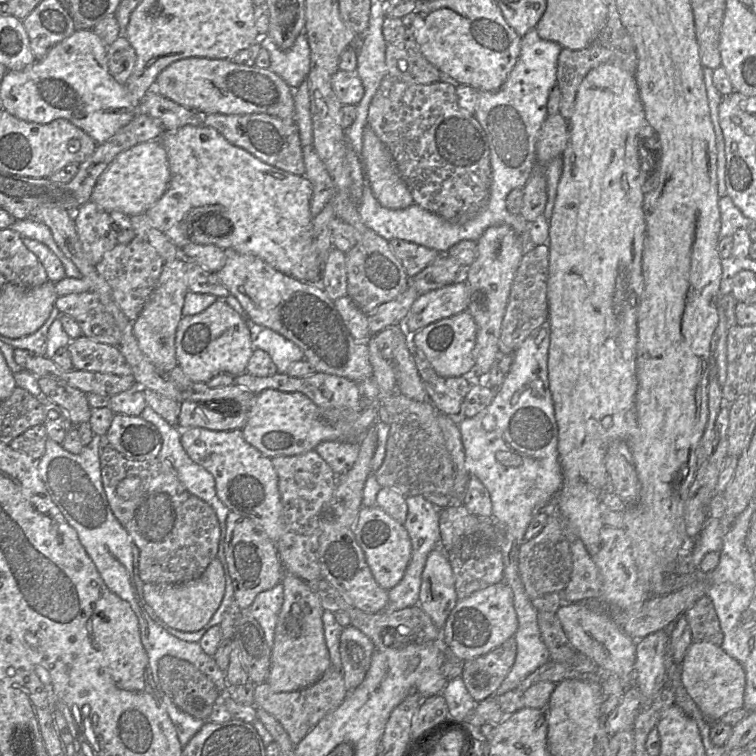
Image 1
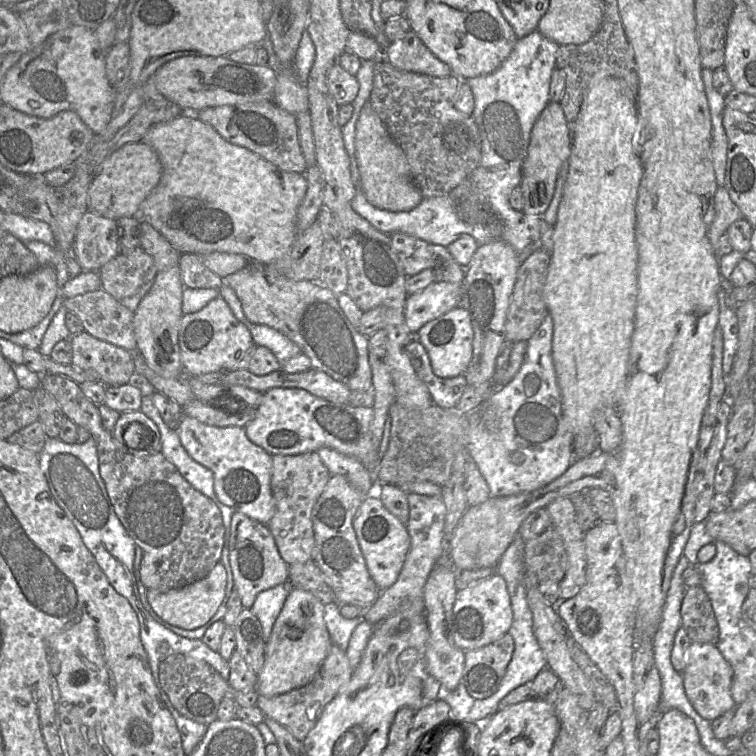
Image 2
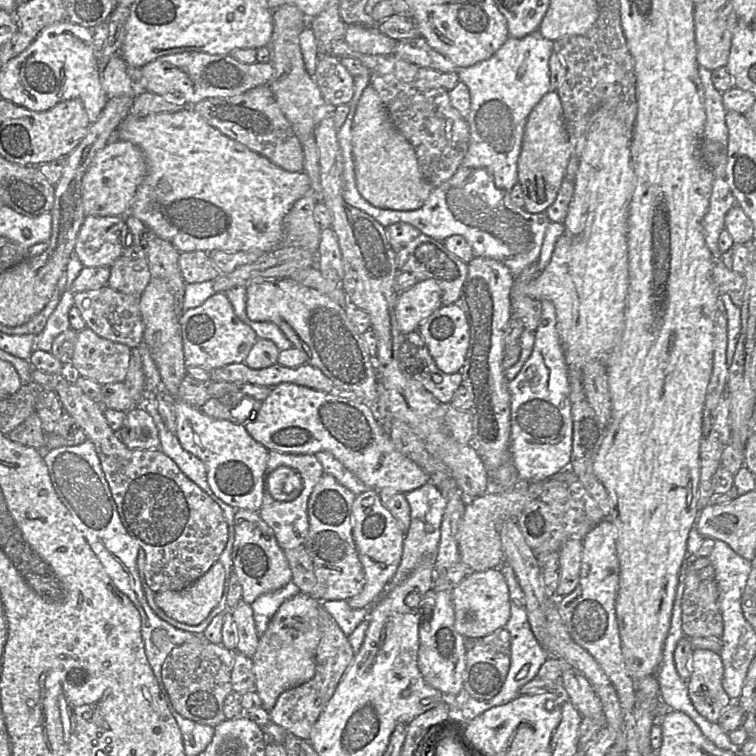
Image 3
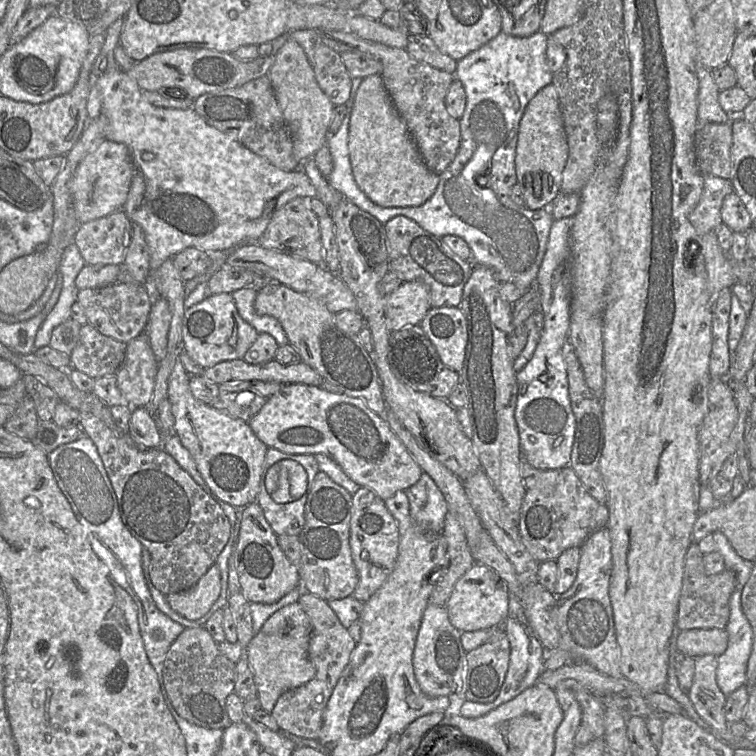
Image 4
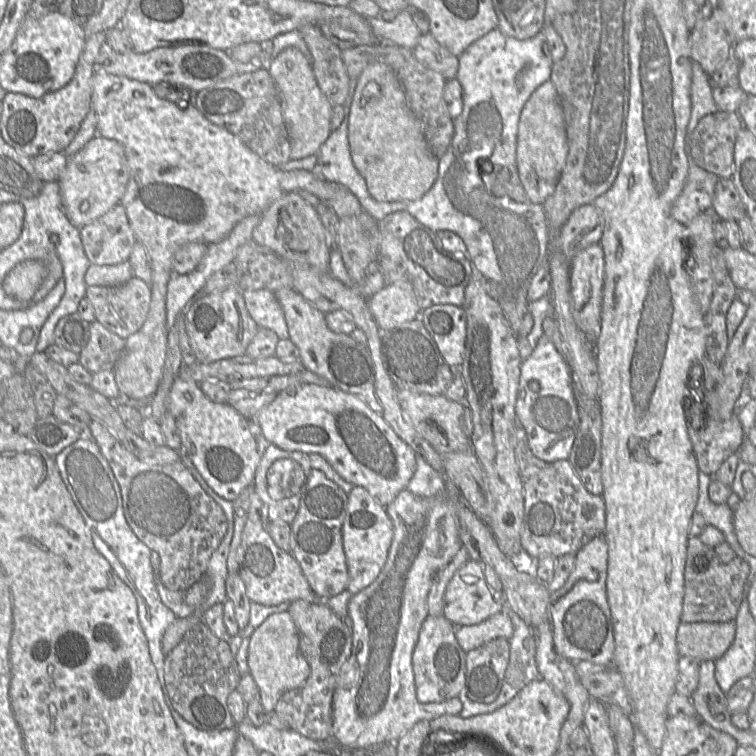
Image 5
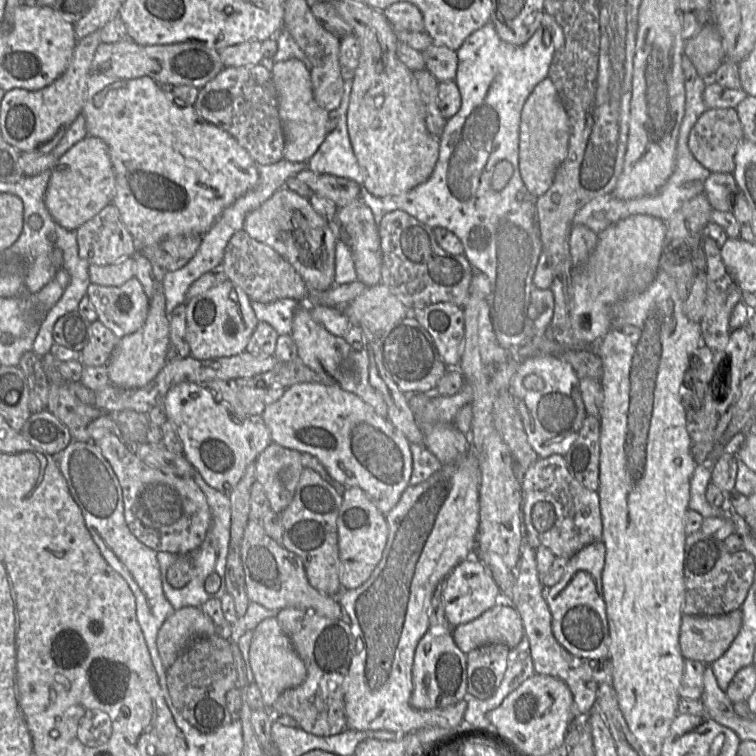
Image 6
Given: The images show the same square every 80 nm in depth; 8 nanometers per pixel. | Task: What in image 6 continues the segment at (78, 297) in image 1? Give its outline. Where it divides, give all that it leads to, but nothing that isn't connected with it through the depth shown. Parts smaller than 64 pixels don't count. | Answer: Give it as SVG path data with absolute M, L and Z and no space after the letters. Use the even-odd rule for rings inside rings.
M136 277L120 286L90 283L86 295L95 309L97 320L110 329L118 340L139 330L145 323L150 300ZM121 295L127 295L131 301L128 311L122 311L117 306Z

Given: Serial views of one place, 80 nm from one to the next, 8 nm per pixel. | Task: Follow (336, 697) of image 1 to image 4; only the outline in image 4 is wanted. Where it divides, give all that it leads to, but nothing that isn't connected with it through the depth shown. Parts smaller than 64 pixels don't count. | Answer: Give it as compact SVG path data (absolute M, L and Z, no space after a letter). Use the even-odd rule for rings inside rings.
M303 592L297 601L312 623L309 642L309 658L316 674L312 680L284 692L271 711L281 731L308 739L318 739L323 725L324 711L344 668L350 660L356 643L340 622L327 601L308 592Z

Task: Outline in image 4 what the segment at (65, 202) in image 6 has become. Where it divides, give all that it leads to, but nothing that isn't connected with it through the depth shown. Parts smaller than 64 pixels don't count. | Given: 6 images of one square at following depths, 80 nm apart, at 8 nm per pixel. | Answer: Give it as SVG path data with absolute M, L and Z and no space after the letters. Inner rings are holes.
M104 139L81 161L71 182L75 213L79 223L102 218L123 209L128 199L133 173L132 157L128 146Z

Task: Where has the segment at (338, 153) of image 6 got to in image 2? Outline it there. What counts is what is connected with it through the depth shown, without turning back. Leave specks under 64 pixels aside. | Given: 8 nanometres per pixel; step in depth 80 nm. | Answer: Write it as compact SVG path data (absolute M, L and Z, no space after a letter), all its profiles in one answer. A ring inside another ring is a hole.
M538 30L532 31L523 38L517 39L510 55L493 72L466 80L474 96L474 110L472 118L475 121L481 137L481 159L476 168L448 194L440 197L424 198L422 202L410 211L390 212L376 208L370 204L361 189L360 173L357 166L355 151L356 123L363 105L369 100L373 87L375 61L362 60L360 68L355 75L359 83L359 91L351 103L353 113L350 120L342 127L344 147L350 158L351 180L356 194L351 202L353 210L367 220L380 232L391 235L404 233L430 244L447 247L457 240L462 234L472 236L478 246L492 241L503 241L515 250L520 262L523 262L534 251L541 248L540 224L543 218L549 226L554 226L557 220L558 207L563 196L563 189L568 175L567 163L561 166L555 185L551 202L543 216L527 215L523 211L514 210L509 203L509 197L516 186L520 186L522 178L522 164L526 158L530 142L532 127L540 113L549 102L551 75L556 68L557 51L559 44L544 37Z

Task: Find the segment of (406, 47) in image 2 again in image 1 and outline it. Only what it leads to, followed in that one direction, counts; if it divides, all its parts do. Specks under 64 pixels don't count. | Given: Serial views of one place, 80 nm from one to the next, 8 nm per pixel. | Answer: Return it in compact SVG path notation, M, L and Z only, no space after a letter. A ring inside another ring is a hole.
M407 26L395 41L388 43L386 65L388 75L402 82L432 84L450 81L421 53L411 26Z

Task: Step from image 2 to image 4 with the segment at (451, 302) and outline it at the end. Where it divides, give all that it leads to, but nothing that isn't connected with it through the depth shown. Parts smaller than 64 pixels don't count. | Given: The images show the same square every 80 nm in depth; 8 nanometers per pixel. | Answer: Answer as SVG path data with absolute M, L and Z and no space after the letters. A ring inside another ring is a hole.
M421 281L403 282L386 296L385 322L389 332L419 324L431 309L428 287Z

